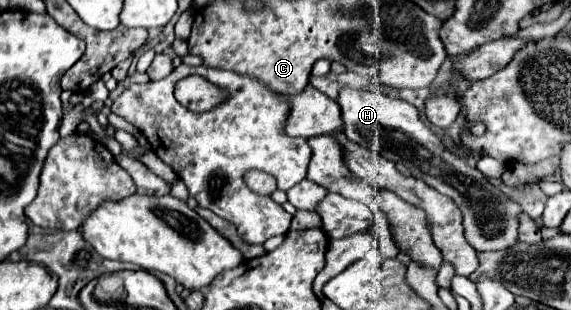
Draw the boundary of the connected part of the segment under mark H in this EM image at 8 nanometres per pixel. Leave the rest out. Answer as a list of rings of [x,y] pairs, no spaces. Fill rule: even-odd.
[[[341,90],[337,102],[341,106],[345,122],[343,134],[347,140],[385,156],[391,162],[405,164],[415,178],[421,178],[427,186],[449,196],[459,206],[463,214],[465,238],[477,252],[505,250],[517,244],[521,204],[509,200],[495,184],[489,182],[489,178],[447,148],[419,118],[413,104],[373,90]]]

